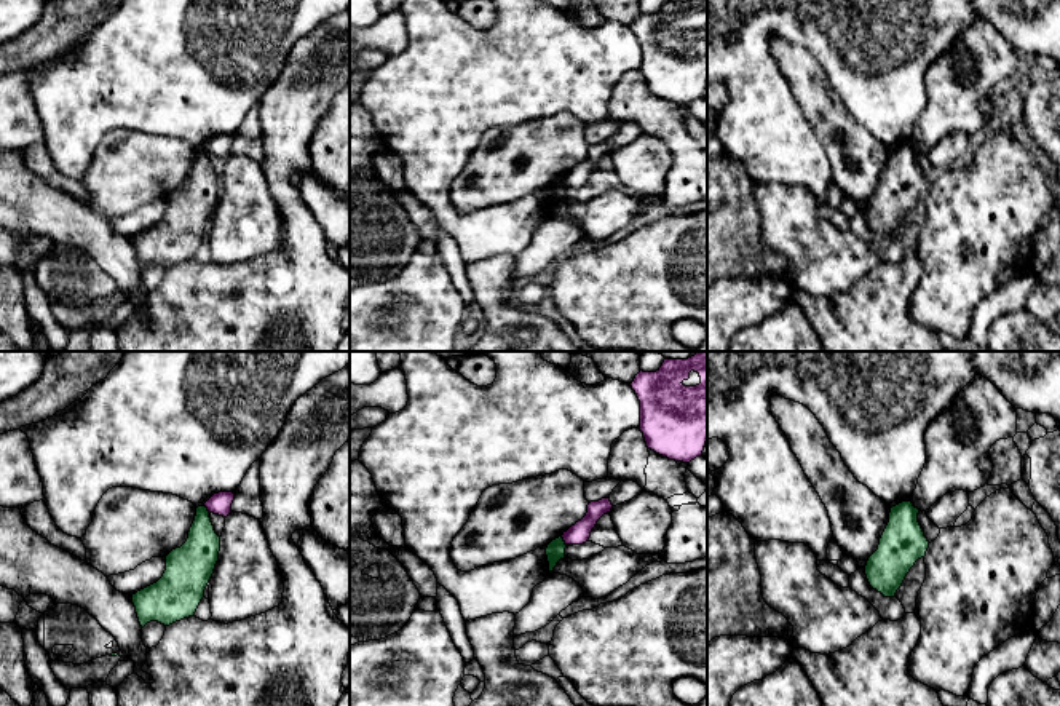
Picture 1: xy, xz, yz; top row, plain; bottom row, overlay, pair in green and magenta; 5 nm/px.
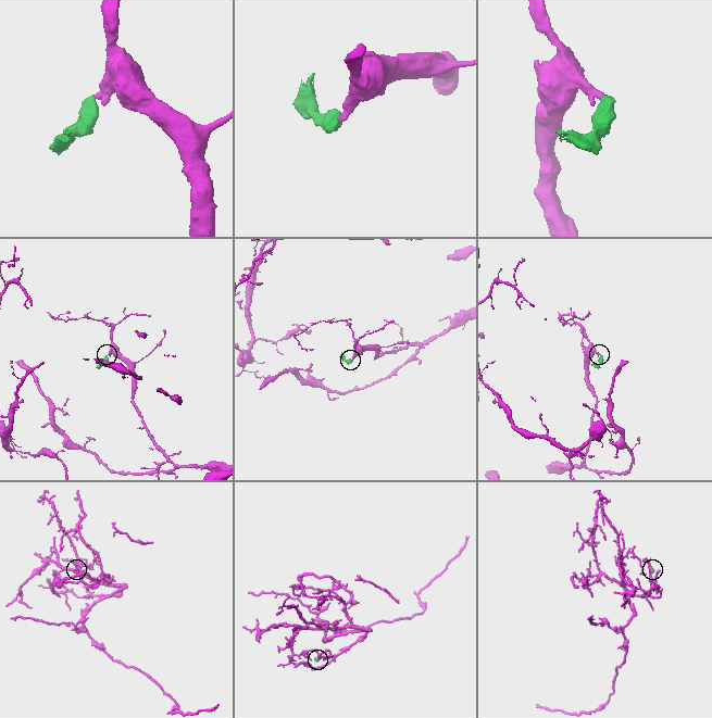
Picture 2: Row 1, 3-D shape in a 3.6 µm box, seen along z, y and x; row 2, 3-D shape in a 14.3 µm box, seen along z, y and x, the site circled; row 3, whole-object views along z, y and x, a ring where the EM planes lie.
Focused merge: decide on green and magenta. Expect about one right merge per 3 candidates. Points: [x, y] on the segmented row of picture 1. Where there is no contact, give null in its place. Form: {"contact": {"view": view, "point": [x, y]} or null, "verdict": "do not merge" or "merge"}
{"contact": {"view": "xz", "point": [564, 542]}, "verdict": "do not merge"}

